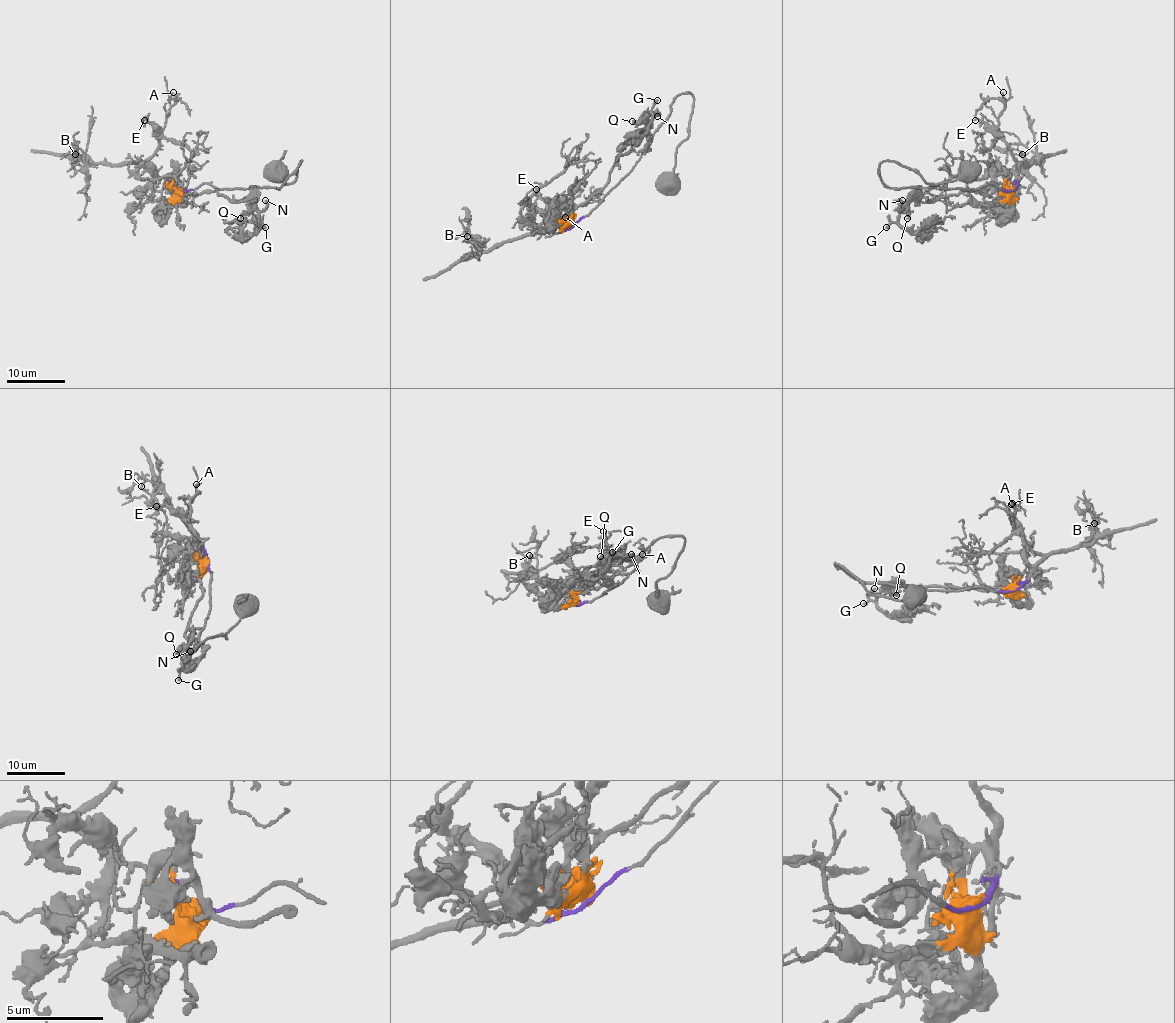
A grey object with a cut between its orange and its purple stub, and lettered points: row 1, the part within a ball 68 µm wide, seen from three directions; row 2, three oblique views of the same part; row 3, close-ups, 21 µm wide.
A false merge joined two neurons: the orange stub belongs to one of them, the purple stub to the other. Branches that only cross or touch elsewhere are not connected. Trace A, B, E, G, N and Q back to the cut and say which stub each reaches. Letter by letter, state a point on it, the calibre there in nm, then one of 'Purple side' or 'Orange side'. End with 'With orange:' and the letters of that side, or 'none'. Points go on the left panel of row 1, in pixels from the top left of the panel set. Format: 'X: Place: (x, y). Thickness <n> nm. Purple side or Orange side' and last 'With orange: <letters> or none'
A: Place: (173, 92). Thickness 90 nm. Purple side
B: Place: (75, 154). Thickness 140 nm. Purple side
E: Place: (144, 120). Thickness 120 nm. Purple side
G: Place: (265, 227). Thickness 200 nm. Orange side
N: Place: (265, 200). Thickness 170 nm. Orange side
Q: Place: (240, 218). Thickness 220 nm. Orange side
With orange: G, N, Q

